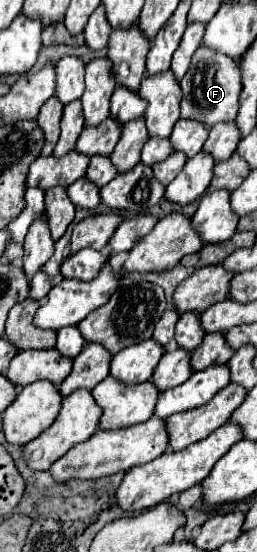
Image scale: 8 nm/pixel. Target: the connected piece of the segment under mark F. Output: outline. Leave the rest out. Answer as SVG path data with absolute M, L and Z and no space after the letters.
M201 44L195 50L191 66L179 84L183 90L181 118L195 118L207 126L213 126L215 122L221 120L235 120L241 94L241 72L239 72L239 62L235 58Z

